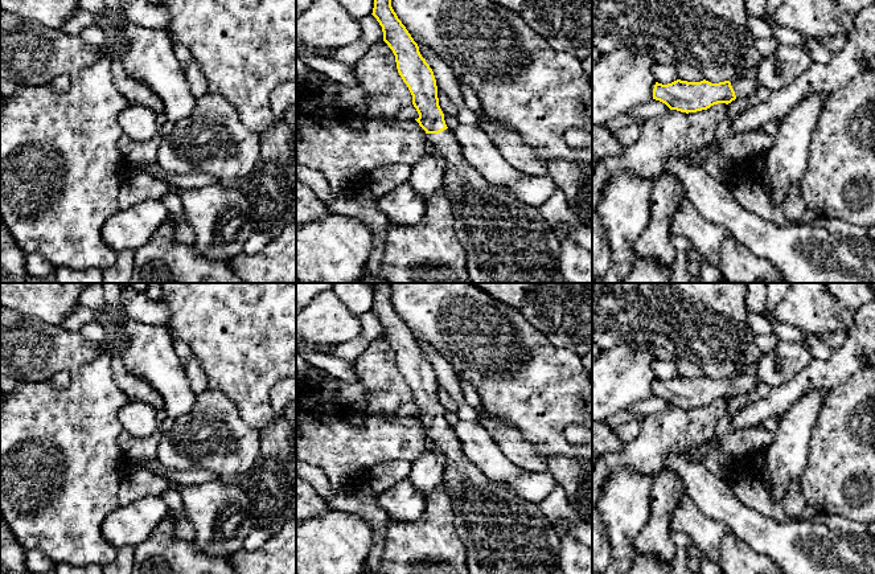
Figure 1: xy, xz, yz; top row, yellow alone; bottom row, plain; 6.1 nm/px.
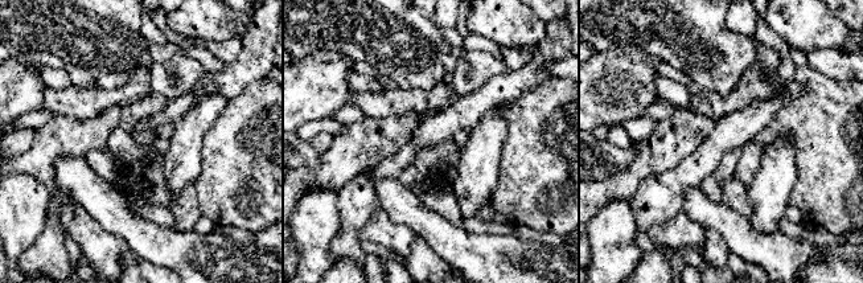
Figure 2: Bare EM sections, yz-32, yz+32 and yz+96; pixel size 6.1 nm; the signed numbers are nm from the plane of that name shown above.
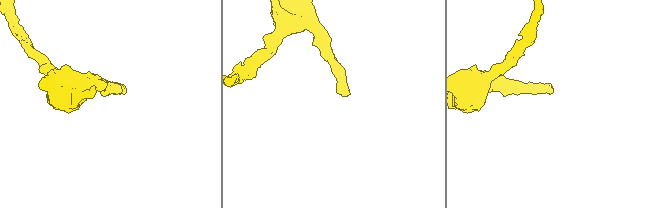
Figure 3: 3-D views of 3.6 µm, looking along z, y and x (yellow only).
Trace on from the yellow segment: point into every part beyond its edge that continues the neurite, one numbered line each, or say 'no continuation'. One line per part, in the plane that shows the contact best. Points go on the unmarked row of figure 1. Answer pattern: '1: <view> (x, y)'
1: xz (504, 533)

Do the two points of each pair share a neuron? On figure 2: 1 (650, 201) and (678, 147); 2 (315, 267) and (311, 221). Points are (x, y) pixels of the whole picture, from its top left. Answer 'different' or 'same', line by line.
1: different
2: same

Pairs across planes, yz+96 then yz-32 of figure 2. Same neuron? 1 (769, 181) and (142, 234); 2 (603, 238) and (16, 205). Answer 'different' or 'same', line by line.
1: different
2: same

